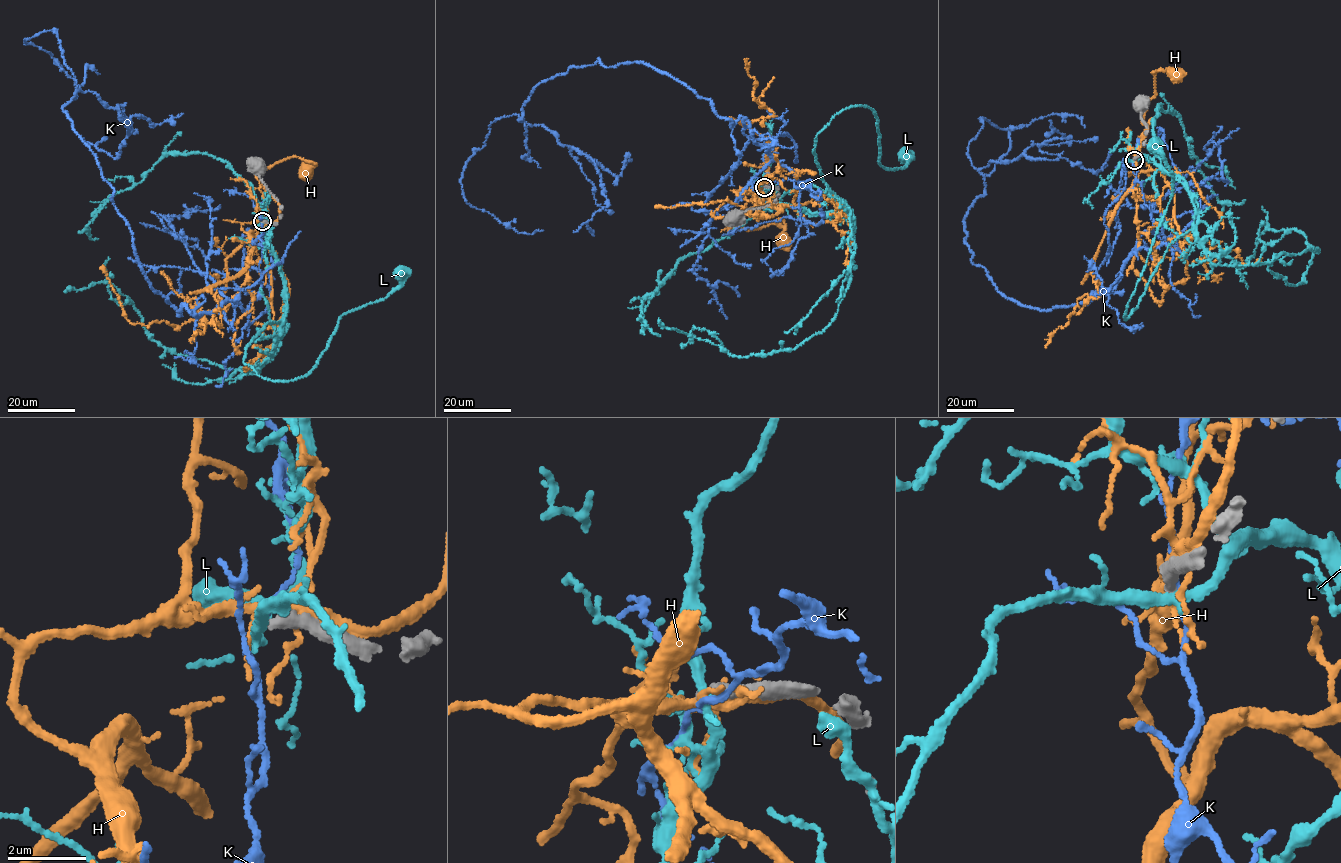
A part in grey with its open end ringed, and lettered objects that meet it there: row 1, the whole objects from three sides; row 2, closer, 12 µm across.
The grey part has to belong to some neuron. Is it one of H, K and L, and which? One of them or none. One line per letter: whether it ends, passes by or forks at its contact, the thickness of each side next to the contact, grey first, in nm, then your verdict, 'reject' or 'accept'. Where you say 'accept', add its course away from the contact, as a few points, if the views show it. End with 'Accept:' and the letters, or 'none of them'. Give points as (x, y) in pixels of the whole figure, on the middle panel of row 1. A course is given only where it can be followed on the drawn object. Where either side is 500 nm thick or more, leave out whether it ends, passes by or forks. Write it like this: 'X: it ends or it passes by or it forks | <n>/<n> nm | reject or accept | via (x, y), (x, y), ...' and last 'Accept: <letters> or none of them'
H: it forks | 320/200 nm | reject
K: it passes by | 320/100 nm | reject
L: it passes by | 320/260 nm | reject
Accept: none of them

